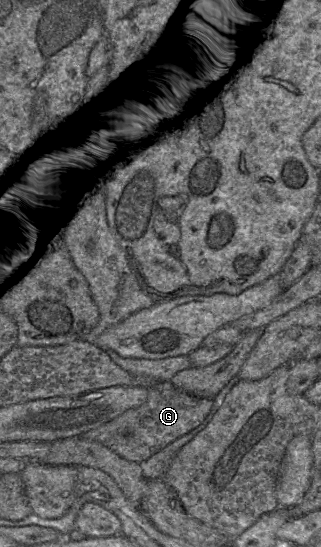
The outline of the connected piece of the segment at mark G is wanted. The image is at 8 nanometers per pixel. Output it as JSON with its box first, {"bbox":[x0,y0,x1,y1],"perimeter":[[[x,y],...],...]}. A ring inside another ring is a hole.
{"bbox":[82,381,212,463],"perimeter":[[[169,381],[155,382],[148,387],[145,403],[87,431],[82,437],[106,446],[128,461],[140,463],[200,425],[209,414],[212,404],[212,399],[179,390]]]}

